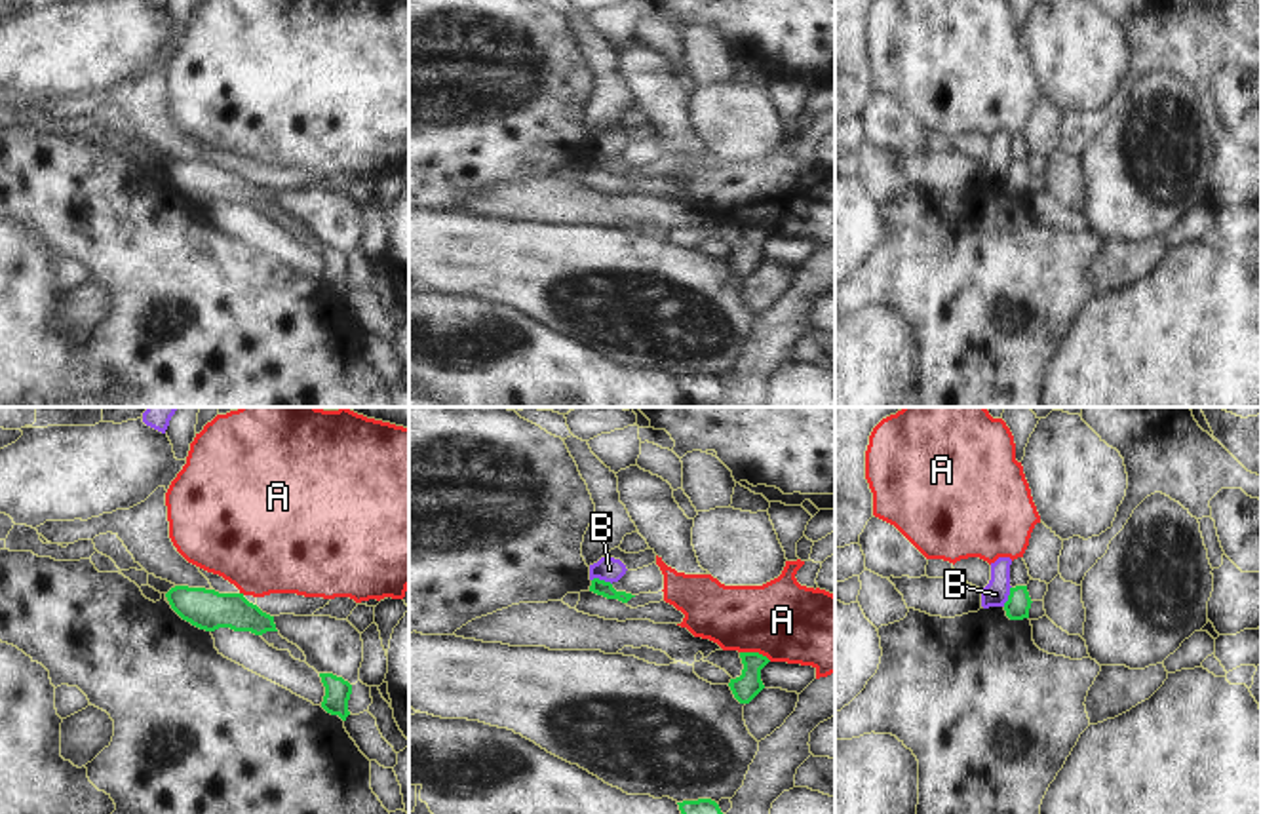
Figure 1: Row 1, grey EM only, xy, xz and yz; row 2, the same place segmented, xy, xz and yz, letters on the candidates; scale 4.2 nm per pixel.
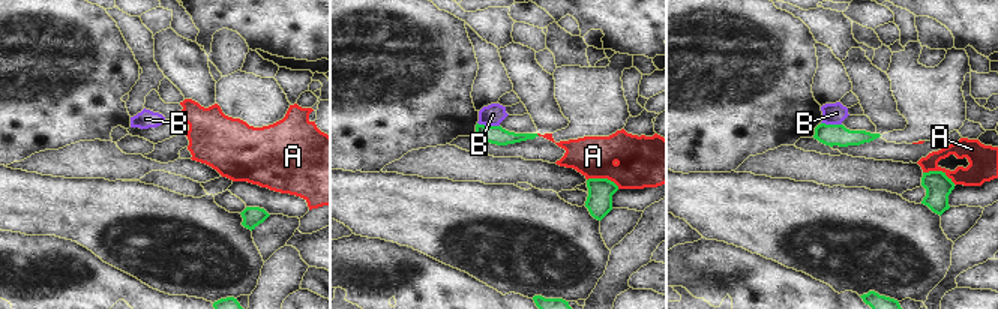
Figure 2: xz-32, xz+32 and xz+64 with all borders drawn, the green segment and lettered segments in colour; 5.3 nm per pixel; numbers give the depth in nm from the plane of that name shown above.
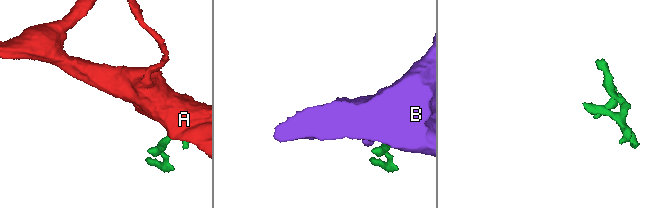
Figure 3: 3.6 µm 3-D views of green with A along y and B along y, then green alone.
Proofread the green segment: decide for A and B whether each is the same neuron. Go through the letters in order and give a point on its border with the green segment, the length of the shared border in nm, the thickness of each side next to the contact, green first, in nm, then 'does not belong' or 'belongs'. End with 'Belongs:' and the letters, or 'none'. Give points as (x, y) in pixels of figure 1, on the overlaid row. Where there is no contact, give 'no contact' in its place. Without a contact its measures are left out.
A: xz (756, 653) | 140 nm | 110/340 nm | does not belong
B: xz (601, 581) | 90 nm | 70/110 nm | does not belong
Belongs: none

